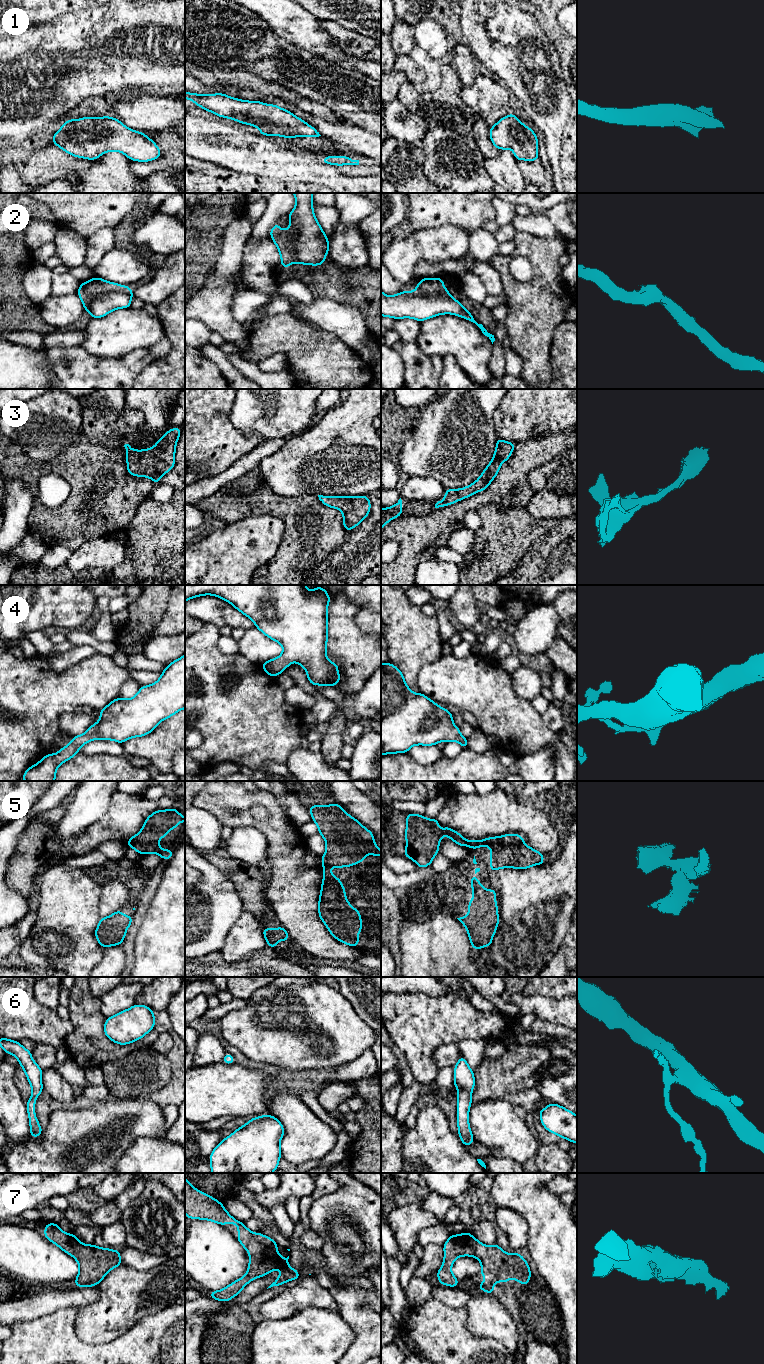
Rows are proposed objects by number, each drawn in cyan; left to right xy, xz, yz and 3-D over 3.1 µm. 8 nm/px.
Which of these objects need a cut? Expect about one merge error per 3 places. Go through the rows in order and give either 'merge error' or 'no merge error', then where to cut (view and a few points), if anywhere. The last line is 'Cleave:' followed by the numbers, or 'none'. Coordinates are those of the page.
1: no merge error | no cut
2: merge error | xy (131, 295), (120, 292), (99, 293), (91, 301), (87, 310)
3: no merge error | no cut
4: no merge error | no cut
5: no merge error | no cut
6: no merge error | no cut
7: no merge error | no cut
Cleave: 2

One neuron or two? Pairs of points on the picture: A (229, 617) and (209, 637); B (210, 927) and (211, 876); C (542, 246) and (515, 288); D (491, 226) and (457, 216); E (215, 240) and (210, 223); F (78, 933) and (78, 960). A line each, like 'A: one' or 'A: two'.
A: two
B: one
C: one
D: two
E: one
F: one

